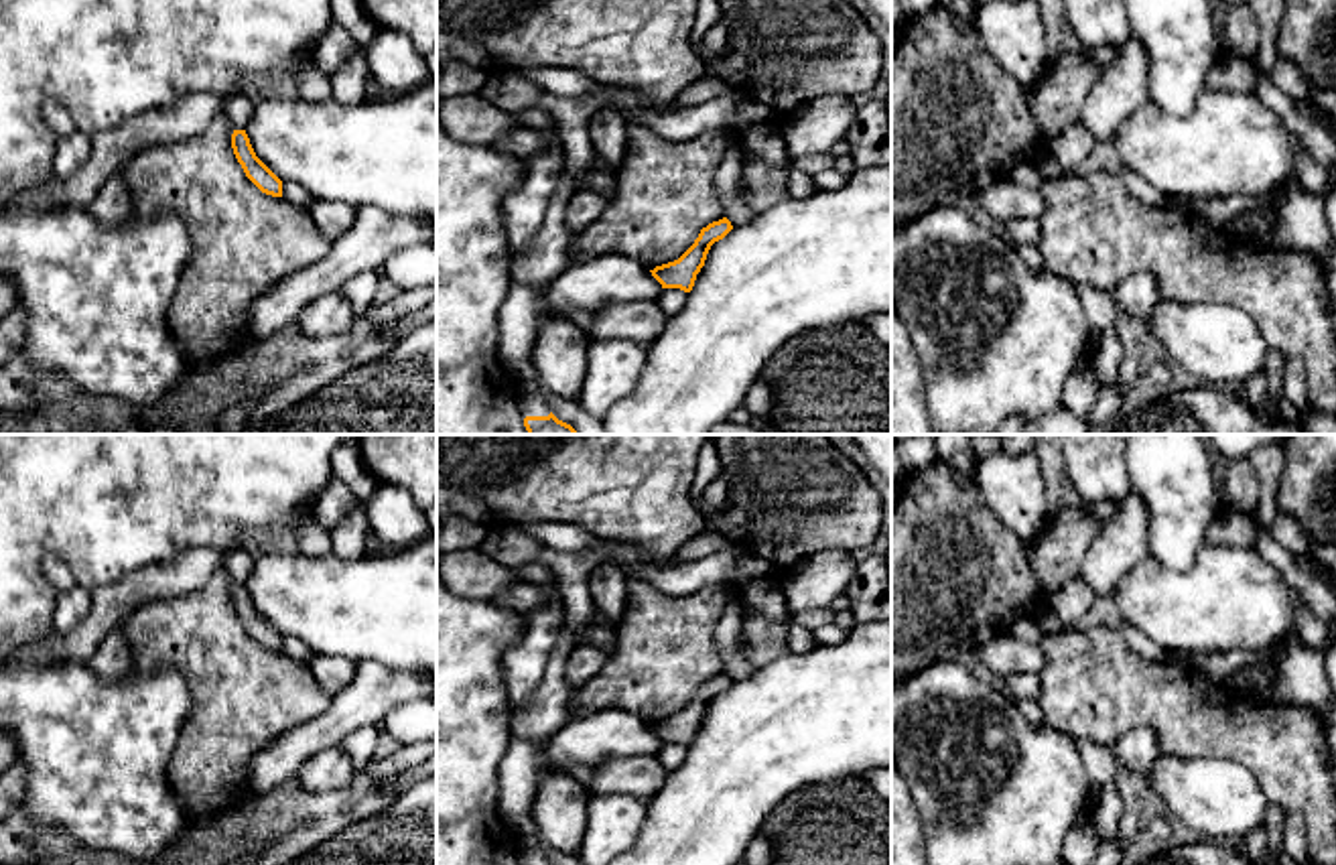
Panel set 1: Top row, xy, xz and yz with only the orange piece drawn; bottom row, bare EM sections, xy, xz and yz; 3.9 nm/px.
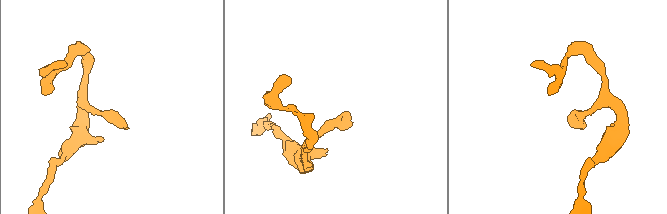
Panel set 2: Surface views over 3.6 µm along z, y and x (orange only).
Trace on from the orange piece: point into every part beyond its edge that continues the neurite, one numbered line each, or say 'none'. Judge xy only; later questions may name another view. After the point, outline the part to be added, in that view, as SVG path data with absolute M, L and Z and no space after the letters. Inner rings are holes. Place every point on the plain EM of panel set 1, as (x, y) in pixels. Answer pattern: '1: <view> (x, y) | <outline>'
none

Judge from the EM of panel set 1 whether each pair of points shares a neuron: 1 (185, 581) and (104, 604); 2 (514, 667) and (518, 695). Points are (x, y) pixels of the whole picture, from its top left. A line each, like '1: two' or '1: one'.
1: one
2: one

